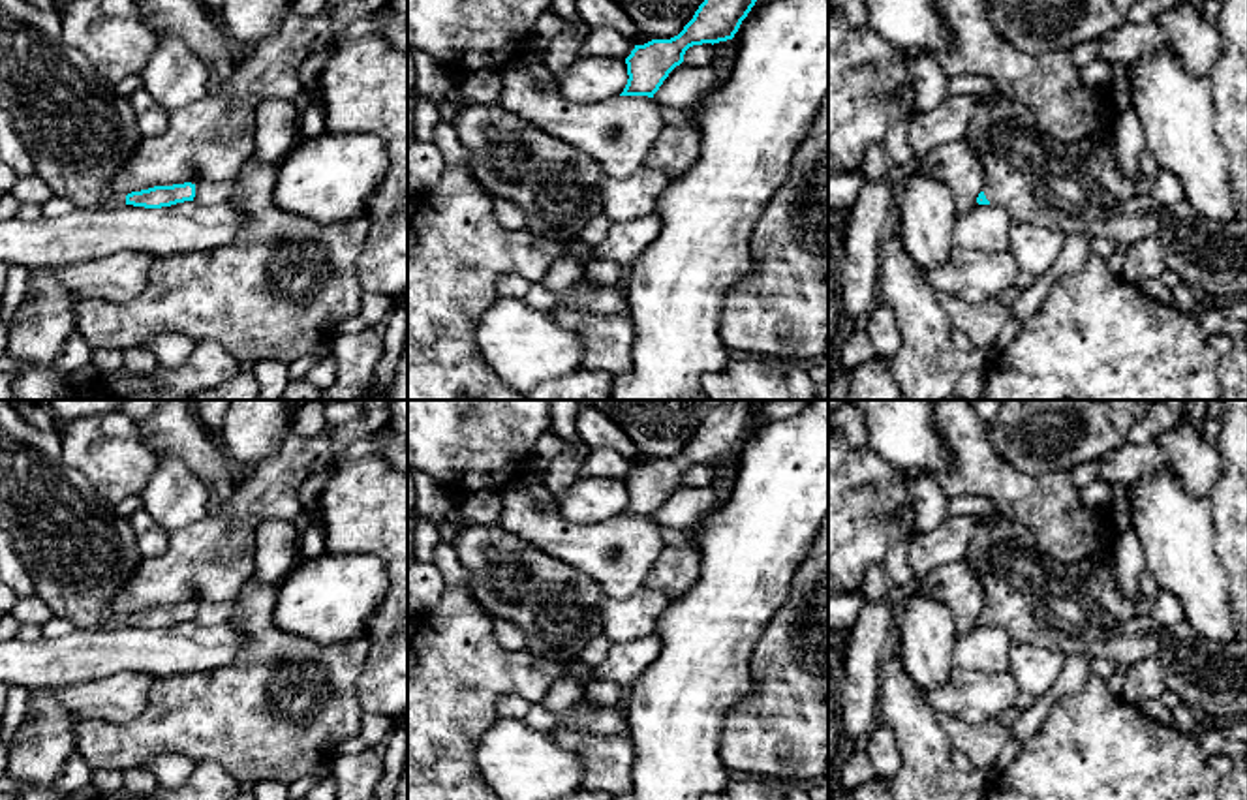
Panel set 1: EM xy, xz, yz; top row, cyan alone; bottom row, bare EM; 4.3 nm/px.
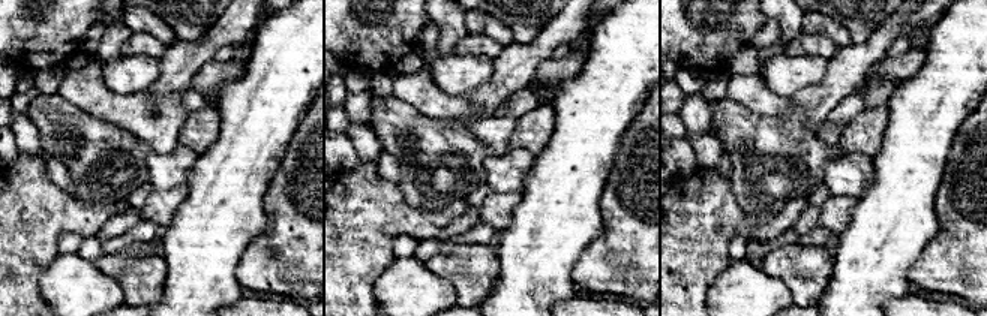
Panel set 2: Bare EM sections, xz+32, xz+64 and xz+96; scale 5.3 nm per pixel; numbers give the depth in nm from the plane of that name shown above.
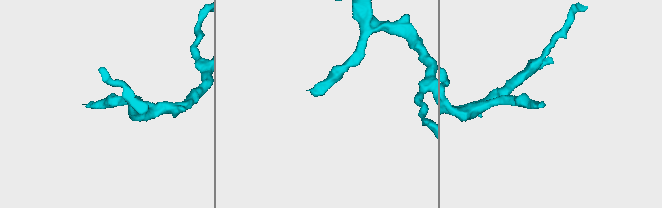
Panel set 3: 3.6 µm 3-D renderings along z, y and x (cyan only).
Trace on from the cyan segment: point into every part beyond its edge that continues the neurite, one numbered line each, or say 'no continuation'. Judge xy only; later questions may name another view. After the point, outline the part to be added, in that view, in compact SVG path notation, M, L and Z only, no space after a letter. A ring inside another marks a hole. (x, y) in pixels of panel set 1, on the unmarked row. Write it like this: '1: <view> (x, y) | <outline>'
no continuation

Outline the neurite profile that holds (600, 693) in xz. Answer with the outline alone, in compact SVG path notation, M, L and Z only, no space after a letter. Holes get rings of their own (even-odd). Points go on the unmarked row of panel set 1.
M593 678L588 684L580 702L599 708L624 706L625 693L627 691L616 684Z

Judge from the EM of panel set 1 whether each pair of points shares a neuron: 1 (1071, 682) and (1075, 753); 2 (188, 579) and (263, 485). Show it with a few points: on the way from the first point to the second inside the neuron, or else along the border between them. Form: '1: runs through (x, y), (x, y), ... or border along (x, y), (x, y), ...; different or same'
1: border along (1092, 675), (1075, 692), (1065, 693), (1039, 725); different
2: runs through (211, 556), (228, 539), (248, 507); same

